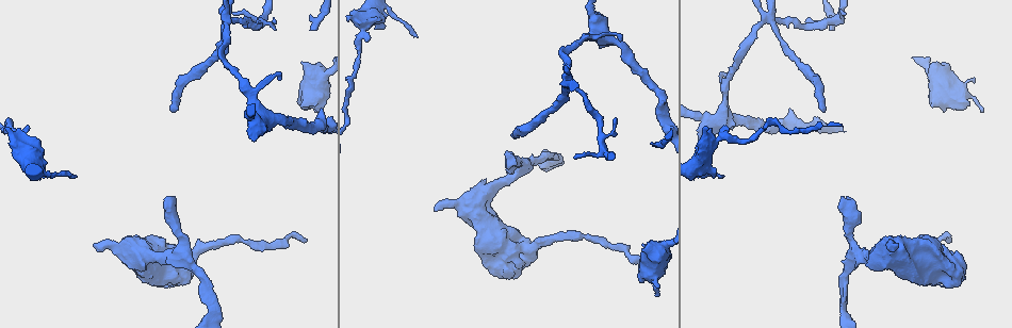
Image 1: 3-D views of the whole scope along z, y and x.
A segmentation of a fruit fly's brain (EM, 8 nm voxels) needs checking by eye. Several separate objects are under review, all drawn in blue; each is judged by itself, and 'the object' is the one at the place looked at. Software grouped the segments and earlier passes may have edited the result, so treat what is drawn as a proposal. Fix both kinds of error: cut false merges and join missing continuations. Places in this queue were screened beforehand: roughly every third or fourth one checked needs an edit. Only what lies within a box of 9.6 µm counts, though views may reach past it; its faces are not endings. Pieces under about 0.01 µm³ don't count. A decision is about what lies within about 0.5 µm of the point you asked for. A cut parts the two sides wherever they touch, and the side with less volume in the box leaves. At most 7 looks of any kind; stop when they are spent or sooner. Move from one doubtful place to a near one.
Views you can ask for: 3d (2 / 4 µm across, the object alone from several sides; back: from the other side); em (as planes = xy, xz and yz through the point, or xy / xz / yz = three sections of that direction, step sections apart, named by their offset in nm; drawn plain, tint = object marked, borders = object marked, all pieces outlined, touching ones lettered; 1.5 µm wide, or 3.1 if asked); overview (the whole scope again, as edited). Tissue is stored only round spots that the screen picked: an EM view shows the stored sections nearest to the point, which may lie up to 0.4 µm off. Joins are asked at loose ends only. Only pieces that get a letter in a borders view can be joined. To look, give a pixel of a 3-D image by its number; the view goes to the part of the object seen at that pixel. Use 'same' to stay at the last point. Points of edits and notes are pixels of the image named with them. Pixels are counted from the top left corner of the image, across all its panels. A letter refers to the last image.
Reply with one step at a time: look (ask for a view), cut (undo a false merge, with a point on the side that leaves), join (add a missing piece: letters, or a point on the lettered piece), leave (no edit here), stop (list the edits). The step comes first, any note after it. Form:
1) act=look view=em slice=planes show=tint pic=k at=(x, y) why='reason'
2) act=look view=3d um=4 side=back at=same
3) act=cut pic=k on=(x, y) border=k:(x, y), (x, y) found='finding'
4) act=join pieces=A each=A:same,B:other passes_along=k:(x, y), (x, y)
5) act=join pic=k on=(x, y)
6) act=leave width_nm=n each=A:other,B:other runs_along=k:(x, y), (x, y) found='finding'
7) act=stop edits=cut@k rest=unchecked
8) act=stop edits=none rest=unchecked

act=look view=em slice=planes show=plain pic=1 at=(842, 198)

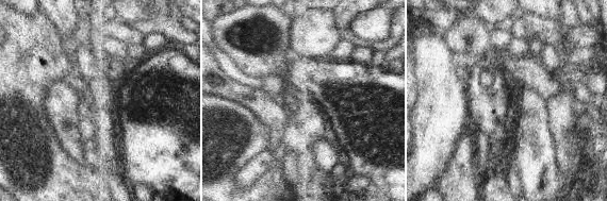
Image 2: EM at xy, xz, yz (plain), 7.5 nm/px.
act=look view=em slice=planes show=borders at=same

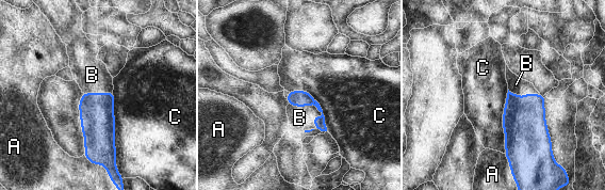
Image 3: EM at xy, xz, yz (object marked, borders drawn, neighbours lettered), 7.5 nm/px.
act=join pieces=B each=A:other,B:same,C:other found='it goes on there'

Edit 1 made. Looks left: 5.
act=look view=em slice=planes show=plain pic=1 at=(310, 30) why='branch stops here'

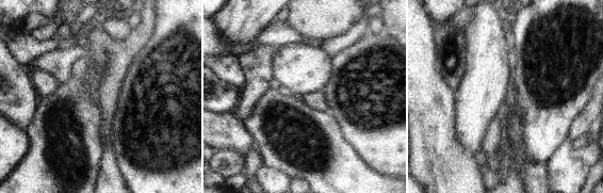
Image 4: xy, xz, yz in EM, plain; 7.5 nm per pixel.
act=look view=em slice=planes show=borders at=same

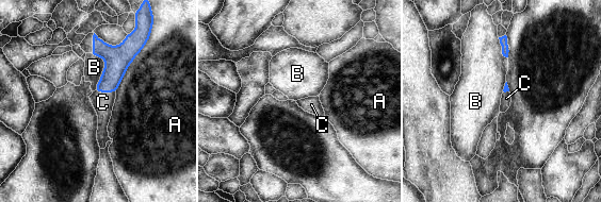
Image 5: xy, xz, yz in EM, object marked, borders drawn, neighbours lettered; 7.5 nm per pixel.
act=join pieces=C longest_contact=A:460nm each=A:other,B:other,C:same found='the neuron continues'

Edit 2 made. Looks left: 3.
act=stop edits=join@3,join@5 rest=unchecked

